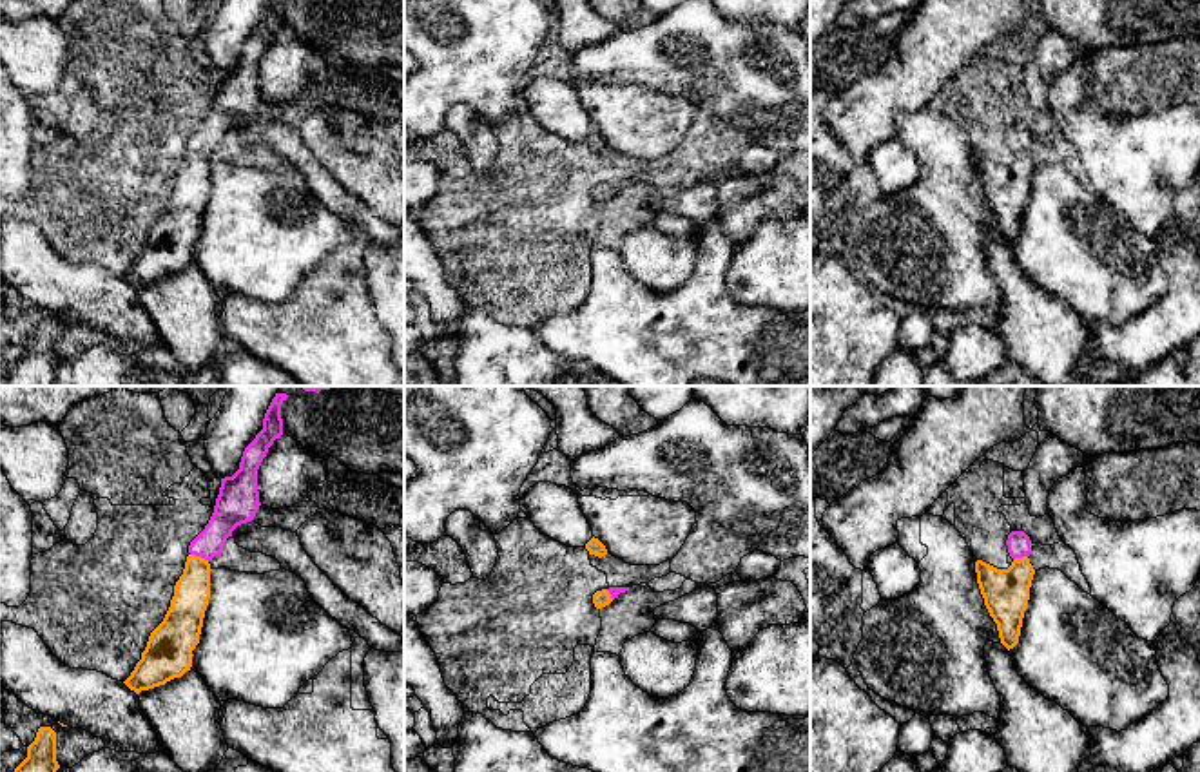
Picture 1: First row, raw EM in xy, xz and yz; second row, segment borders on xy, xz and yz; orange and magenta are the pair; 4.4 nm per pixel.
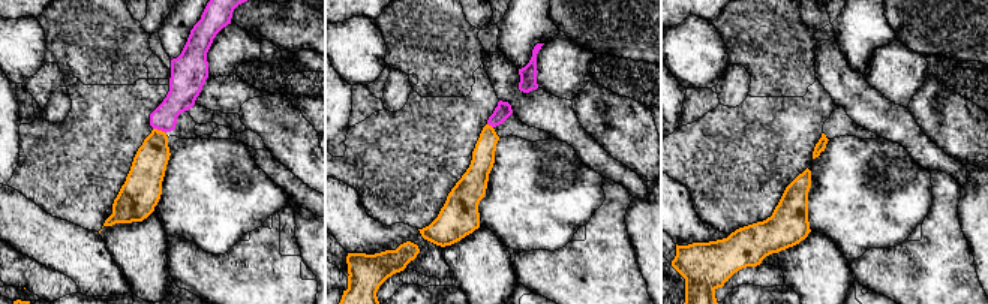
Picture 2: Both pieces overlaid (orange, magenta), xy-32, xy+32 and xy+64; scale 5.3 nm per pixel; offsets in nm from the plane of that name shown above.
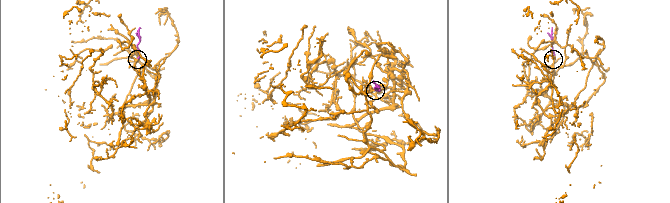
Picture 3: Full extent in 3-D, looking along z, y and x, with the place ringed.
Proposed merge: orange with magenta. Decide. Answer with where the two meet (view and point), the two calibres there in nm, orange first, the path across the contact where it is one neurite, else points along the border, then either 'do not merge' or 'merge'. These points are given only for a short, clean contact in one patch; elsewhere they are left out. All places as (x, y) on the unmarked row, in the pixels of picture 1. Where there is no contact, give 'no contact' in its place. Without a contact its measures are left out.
contact xy (200, 151); calibres 160 and 150 nm; way xy (191, 191), (200, 151), (231, 104); merge

